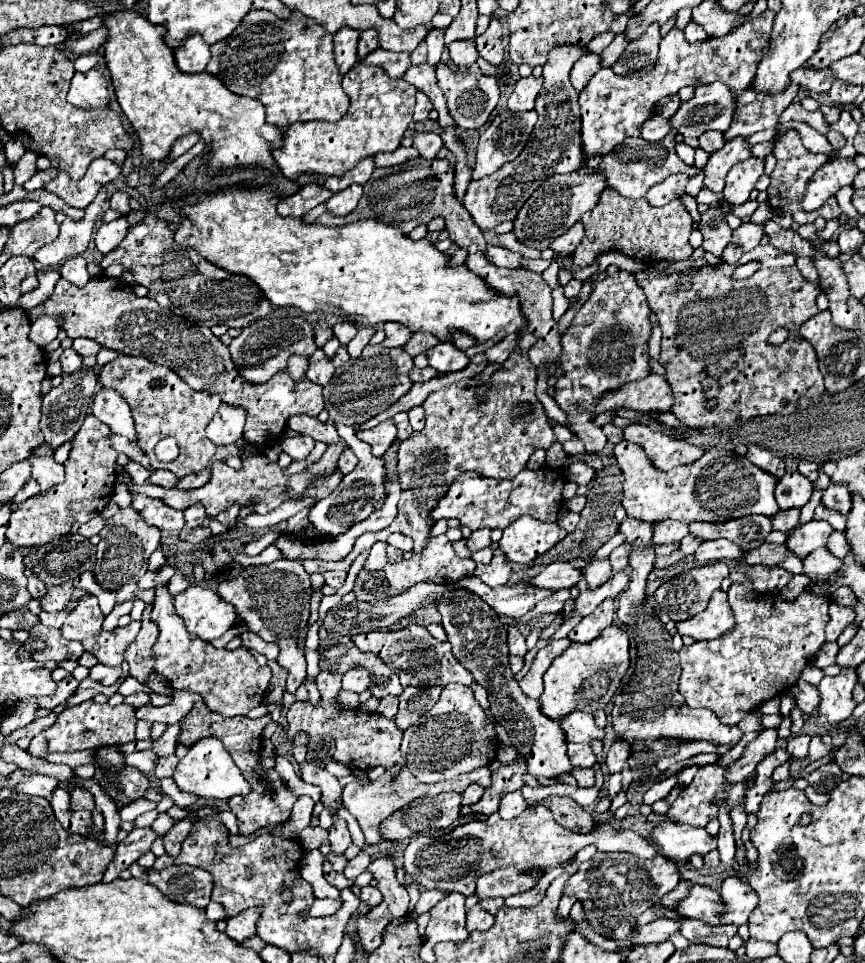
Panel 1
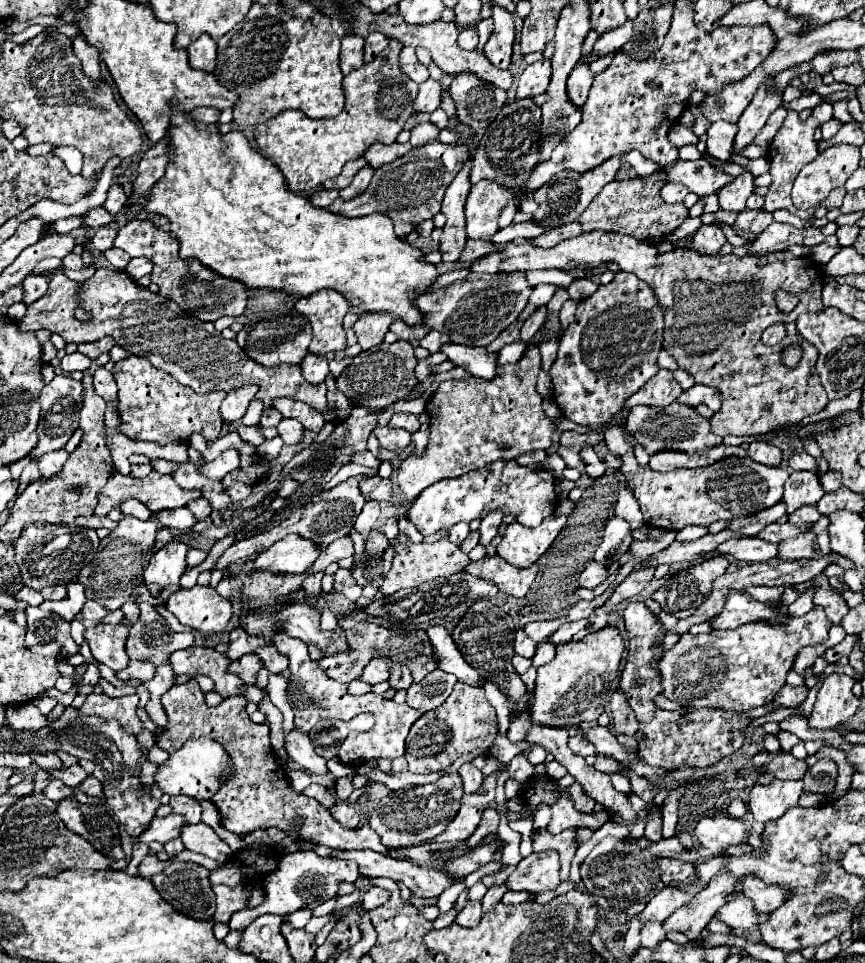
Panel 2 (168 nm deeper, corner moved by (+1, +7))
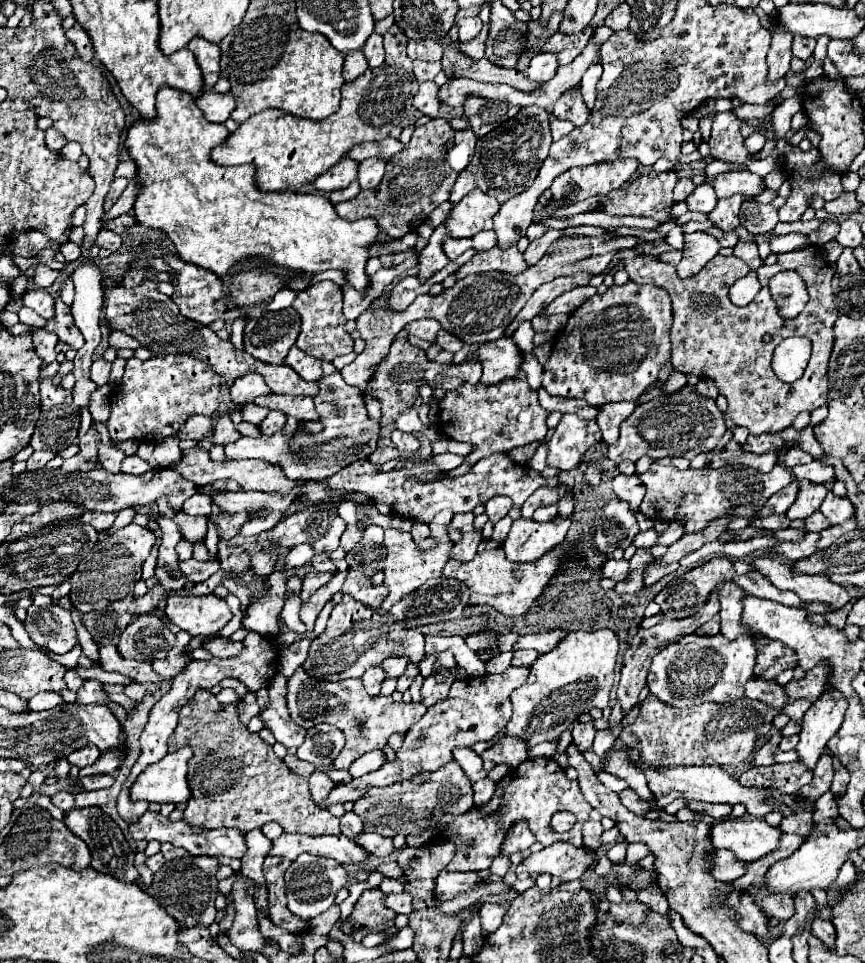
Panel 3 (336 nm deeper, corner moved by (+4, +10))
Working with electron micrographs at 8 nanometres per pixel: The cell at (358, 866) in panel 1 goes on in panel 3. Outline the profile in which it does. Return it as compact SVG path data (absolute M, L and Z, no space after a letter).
M302 854L298 856L298 860L292 862L292 866L286 872L286 896L288 896L288 908L294 916L298 916L300 920L308 922L312 918L316 918L318 914L326 912L336 898L338 888L346 886L348 874L346 868L330 858L320 858L320 856L312 856L312 854Z

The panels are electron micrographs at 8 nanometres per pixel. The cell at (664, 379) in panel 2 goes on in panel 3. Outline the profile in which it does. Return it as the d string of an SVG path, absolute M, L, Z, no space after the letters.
M672 372L668 382L664 384L664 390L666 390L666 394L674 394L676 390L680 390L684 386L686 386L686 376L680 374L680 372Z

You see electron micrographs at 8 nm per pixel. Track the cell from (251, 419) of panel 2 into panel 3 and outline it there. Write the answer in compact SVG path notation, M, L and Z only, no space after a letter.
M266 394L266 396L258 396L254 400L254 404L266 406L270 410L280 410L286 416L294 416L300 422L318 420L318 414L314 410L314 404L312 404L310 396L276 396L276 394Z

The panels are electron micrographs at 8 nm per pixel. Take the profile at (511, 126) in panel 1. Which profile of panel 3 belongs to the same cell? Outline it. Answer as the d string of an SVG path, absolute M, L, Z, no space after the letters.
M522 108L512 120L500 124L484 138L478 138L476 154L472 156L464 172L458 176L450 192L450 202L452 204L460 202L474 188L480 188L484 194L496 196L500 202L506 202L508 198L520 194L530 186L530 182L534 182L544 158L548 156L550 144L552 136L550 136L548 112L544 108L534 108L534 110Z

